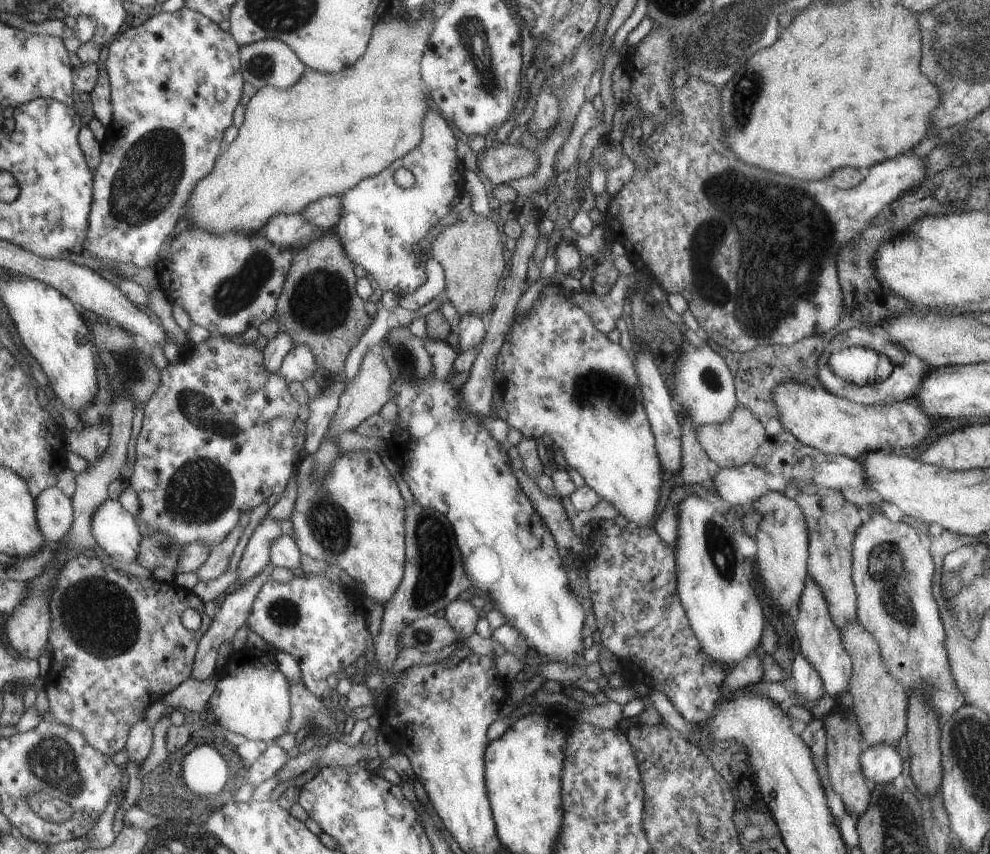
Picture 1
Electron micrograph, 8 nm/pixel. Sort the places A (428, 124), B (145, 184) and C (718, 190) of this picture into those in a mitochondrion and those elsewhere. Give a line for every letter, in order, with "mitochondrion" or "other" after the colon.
A: other
B: mitochondrion
C: mitochondrion

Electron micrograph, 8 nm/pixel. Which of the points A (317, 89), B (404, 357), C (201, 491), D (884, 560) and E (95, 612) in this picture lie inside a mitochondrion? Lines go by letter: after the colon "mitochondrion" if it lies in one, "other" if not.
A: other
B: mitochondrion
C: mitochondrion
D: mitochondrion
E: mitochondrion

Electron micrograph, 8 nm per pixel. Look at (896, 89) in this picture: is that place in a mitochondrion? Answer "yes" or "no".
no

